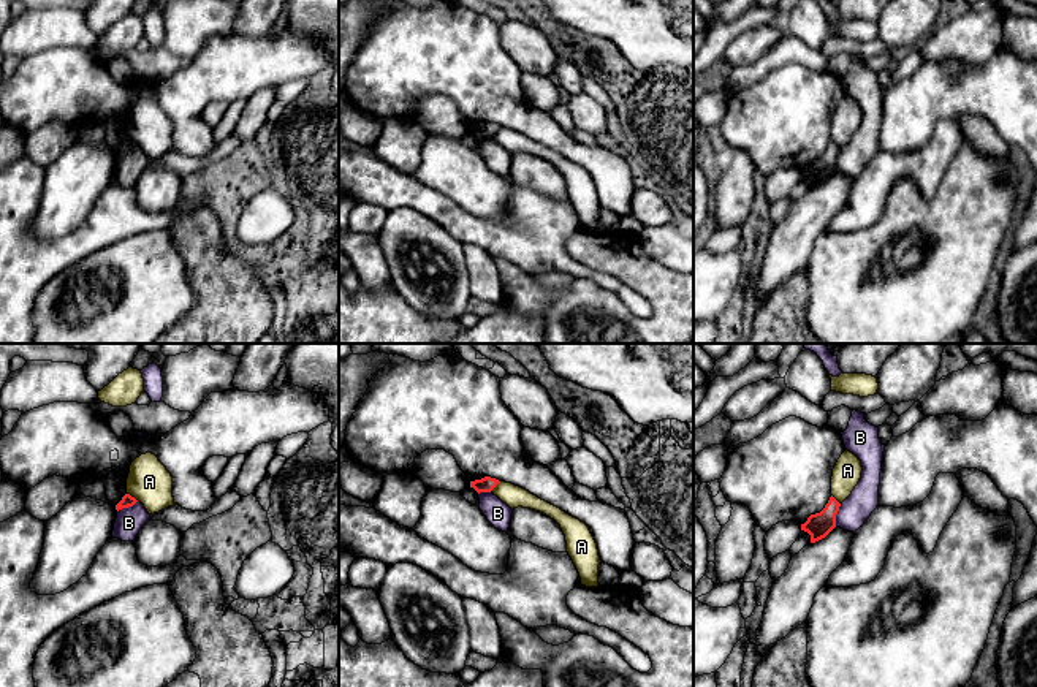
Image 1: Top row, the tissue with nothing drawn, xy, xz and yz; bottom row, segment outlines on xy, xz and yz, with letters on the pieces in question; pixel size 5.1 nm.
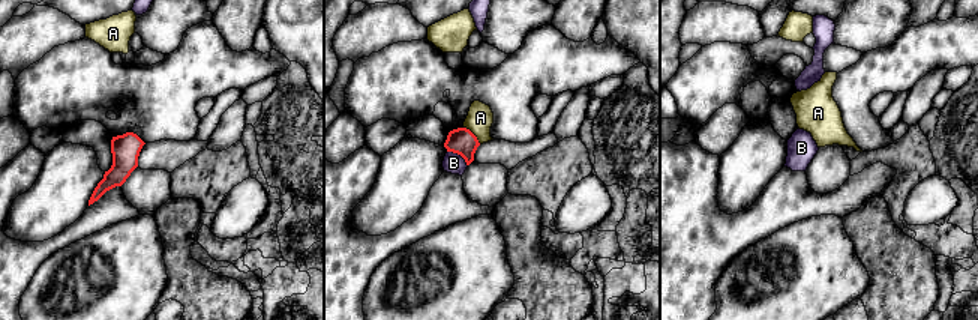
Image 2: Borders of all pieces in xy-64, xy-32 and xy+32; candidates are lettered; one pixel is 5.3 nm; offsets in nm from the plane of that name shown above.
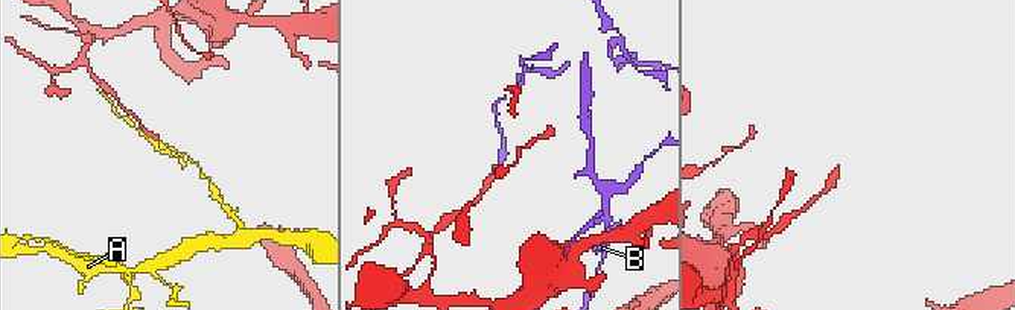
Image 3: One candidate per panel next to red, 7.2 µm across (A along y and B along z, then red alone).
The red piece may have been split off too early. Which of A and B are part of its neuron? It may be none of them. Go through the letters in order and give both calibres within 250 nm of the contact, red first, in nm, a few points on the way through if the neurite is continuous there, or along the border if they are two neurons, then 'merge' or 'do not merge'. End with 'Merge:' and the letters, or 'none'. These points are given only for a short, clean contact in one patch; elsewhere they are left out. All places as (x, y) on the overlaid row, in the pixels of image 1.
A: calibres 70 and 220 nm; border xy (127, 493), (138, 501); do not merge
B: calibres 120 and 150 nm; do not merge
Merge: none

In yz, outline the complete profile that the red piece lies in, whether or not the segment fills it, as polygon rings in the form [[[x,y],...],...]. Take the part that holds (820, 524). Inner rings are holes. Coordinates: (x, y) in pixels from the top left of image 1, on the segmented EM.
[[[831,495],[820,513],[811,514],[801,530],[811,535],[811,543],[825,538],[836,527],[836,514],[841,503]]]

